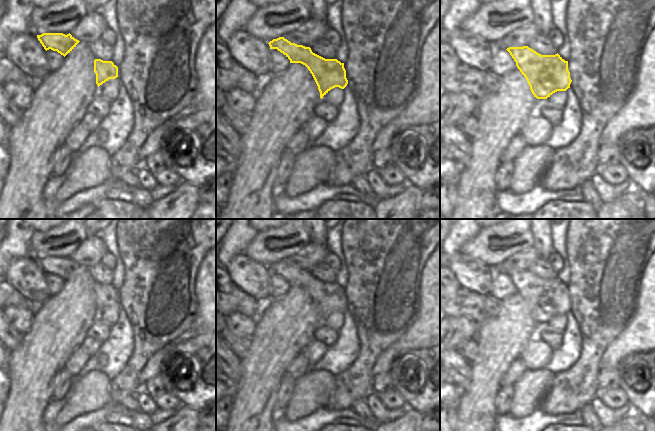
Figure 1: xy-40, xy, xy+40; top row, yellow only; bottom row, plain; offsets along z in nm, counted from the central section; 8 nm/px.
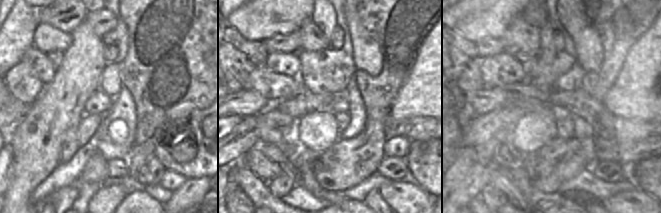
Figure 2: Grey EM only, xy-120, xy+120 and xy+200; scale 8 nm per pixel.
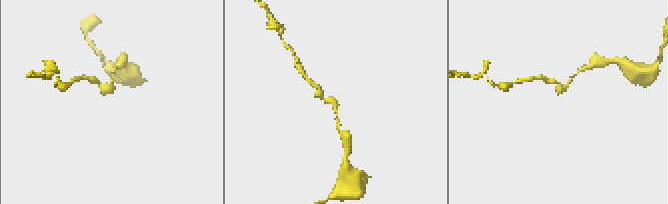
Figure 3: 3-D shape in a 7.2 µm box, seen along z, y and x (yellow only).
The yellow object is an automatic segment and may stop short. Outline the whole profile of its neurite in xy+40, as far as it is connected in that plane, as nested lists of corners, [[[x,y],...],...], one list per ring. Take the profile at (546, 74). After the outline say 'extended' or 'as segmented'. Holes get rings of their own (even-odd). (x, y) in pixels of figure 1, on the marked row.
[[[509,47],[506,49],[517,68],[526,78],[530,90],[537,99],[547,99],[557,91],[566,91],[572,82],[568,70],[568,61],[558,53],[541,55],[529,48]]]; as segmented

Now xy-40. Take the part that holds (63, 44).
[[[43,33],[41,35],[37,35],[37,38],[46,51],[51,49],[53,51],[57,51],[64,57],[80,42],[70,33],[67,35],[63,33]]]; as segmented

